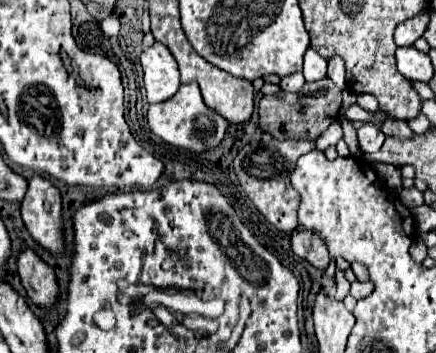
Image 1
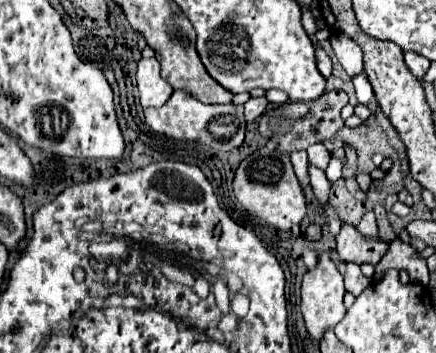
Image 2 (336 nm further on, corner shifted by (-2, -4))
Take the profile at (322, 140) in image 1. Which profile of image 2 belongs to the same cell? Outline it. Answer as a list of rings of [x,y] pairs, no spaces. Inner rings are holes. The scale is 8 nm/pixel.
[[[315,144],[311,148],[307,148],[307,154],[309,154],[309,164],[319,168],[319,170],[325,170],[327,164],[329,164],[329,158],[331,158],[331,152],[325,148],[325,144]]]

